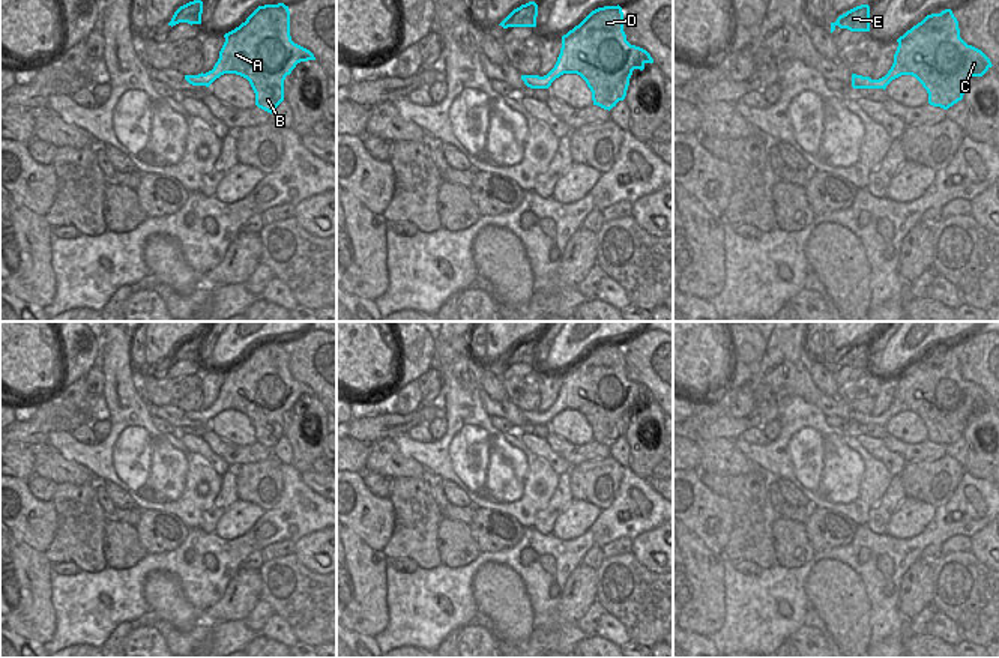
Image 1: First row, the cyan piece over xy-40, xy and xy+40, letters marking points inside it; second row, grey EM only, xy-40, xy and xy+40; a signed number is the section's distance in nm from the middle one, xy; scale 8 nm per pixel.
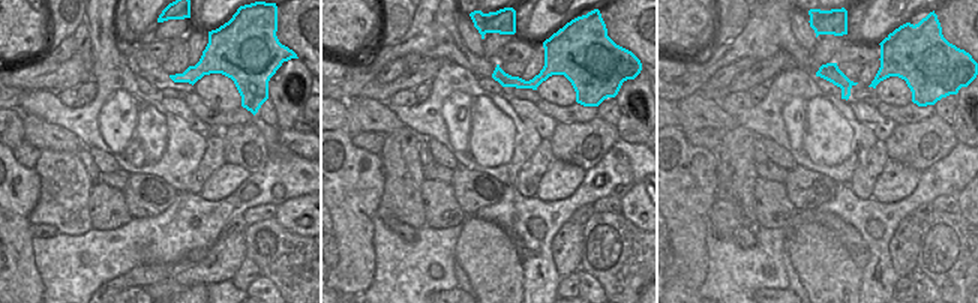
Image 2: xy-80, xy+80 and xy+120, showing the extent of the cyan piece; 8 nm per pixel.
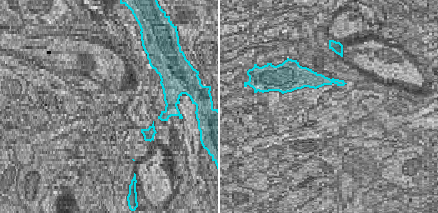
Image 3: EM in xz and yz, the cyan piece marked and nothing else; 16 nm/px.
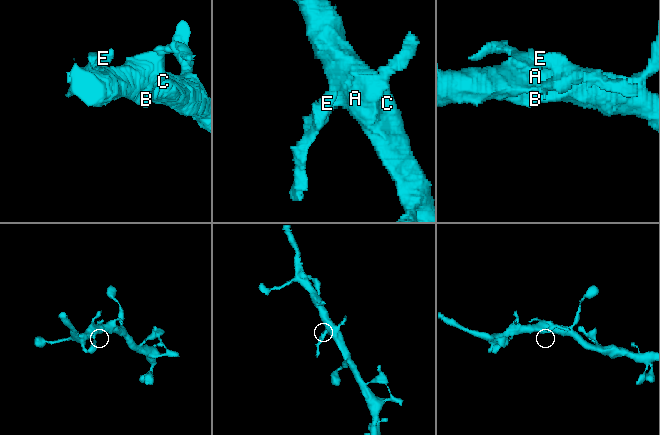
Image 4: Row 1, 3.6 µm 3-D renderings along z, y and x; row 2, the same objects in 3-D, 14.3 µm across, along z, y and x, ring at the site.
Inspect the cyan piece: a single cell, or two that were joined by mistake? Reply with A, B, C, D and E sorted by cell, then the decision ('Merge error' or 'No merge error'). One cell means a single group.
Groups: A B C D E. No merge error

